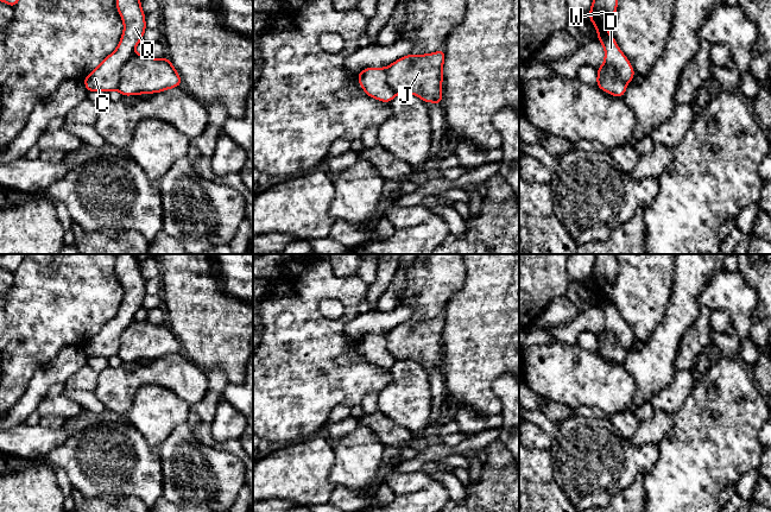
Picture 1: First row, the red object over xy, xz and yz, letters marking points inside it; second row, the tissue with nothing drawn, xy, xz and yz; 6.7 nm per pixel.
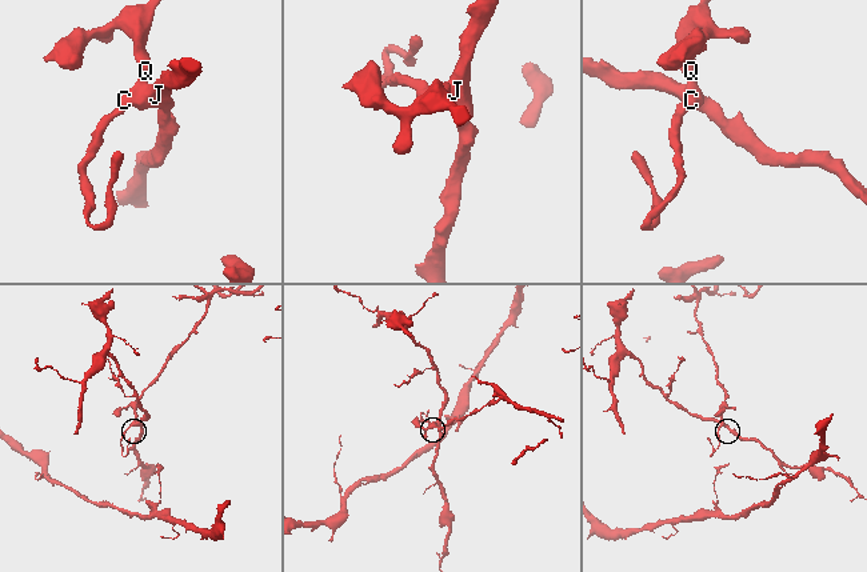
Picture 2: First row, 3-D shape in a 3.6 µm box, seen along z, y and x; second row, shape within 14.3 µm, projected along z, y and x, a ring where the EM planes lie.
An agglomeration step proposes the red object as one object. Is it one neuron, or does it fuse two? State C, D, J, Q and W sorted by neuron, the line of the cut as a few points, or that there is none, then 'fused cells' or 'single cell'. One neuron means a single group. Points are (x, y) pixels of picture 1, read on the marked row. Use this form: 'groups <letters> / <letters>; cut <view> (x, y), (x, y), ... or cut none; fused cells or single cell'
groups C D Q W / J; cut xy (134, 54), (124, 64), (120, 82), (115, 88); fused cells

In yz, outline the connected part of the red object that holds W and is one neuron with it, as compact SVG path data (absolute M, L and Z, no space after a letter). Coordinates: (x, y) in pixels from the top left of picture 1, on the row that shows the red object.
M593 0L588 13L590 21L598 29L598 39L605 48L605 62L602 65L614 70L619 81L627 84L634 76L630 61L620 51L612 34L607 31L608 23L617 12L618 0Z

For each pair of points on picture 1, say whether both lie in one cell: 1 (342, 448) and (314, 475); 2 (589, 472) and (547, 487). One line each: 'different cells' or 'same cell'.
1: different cells
2: different cells

